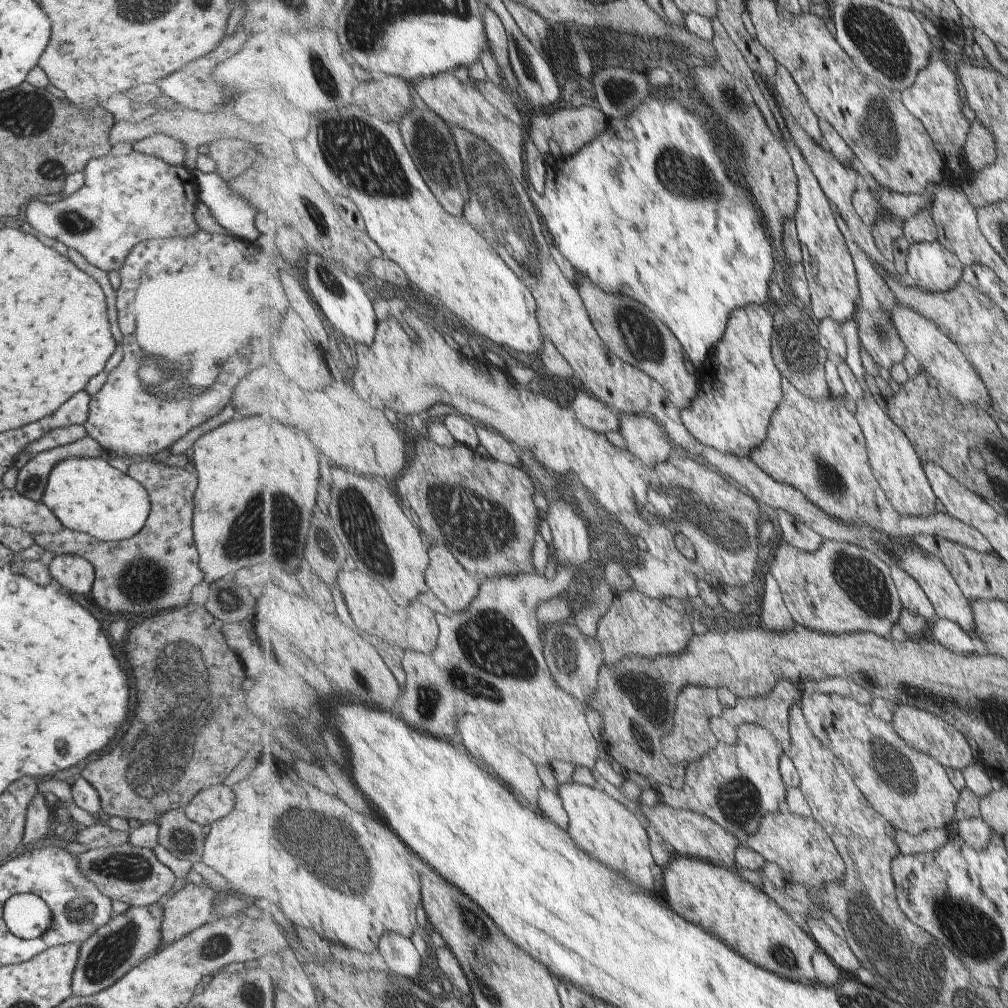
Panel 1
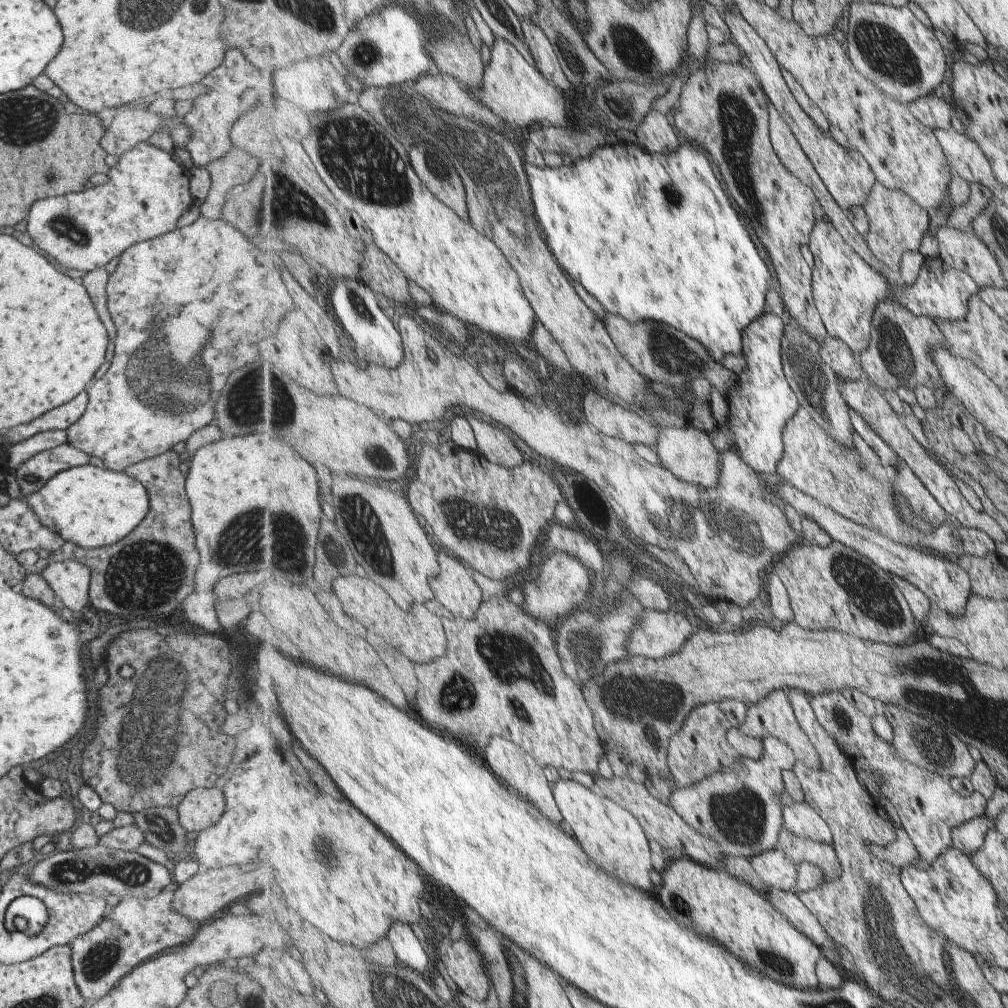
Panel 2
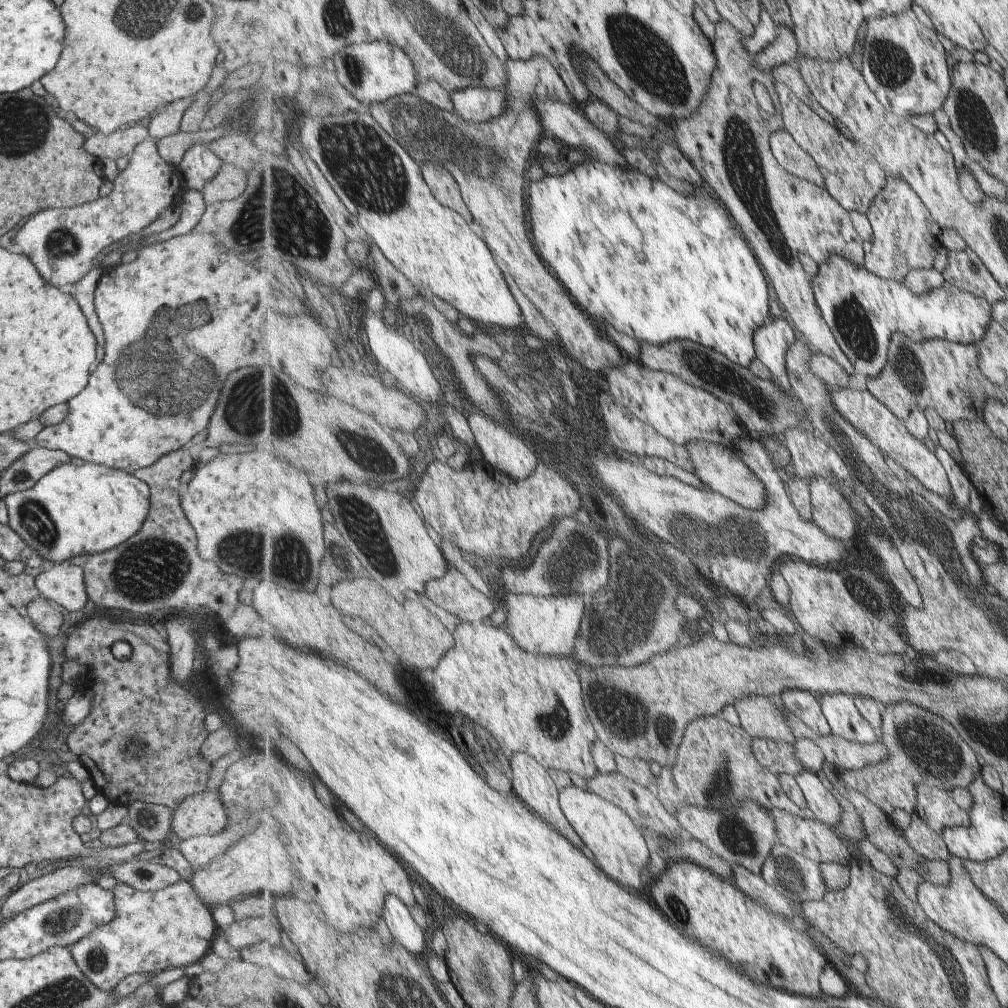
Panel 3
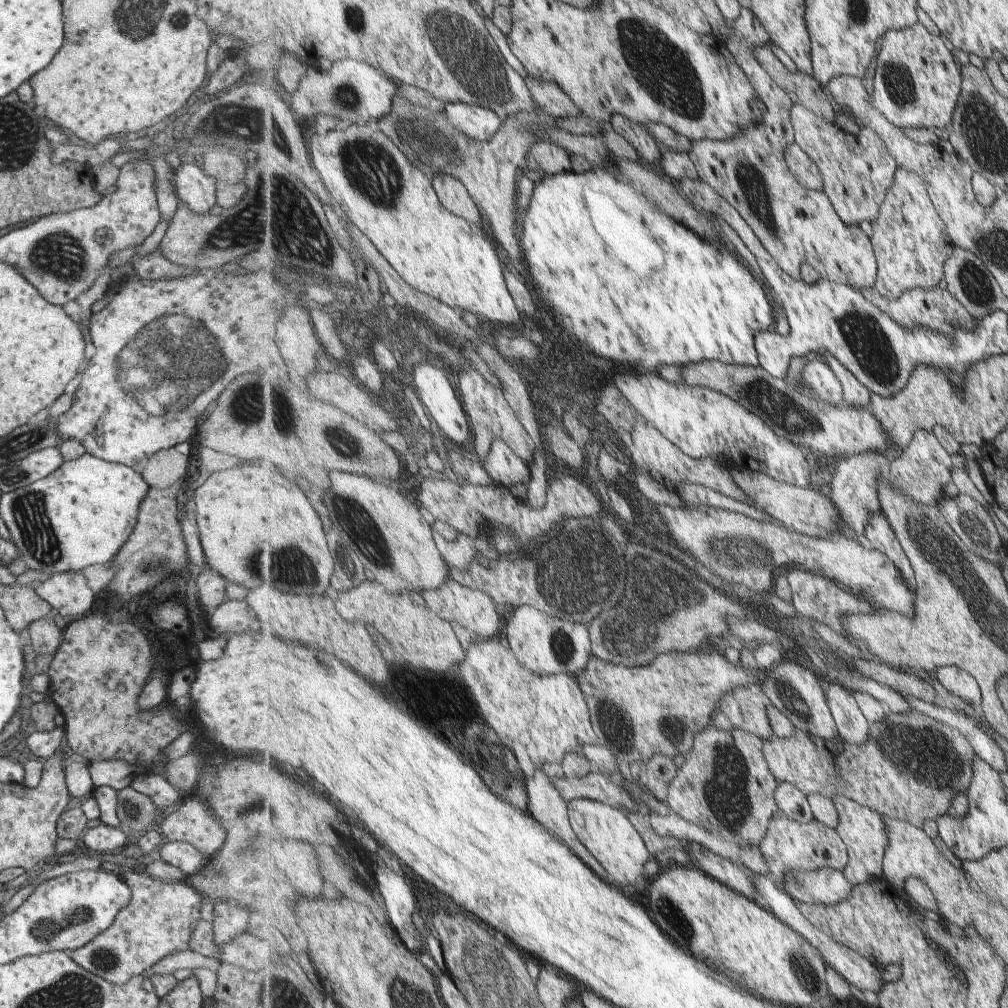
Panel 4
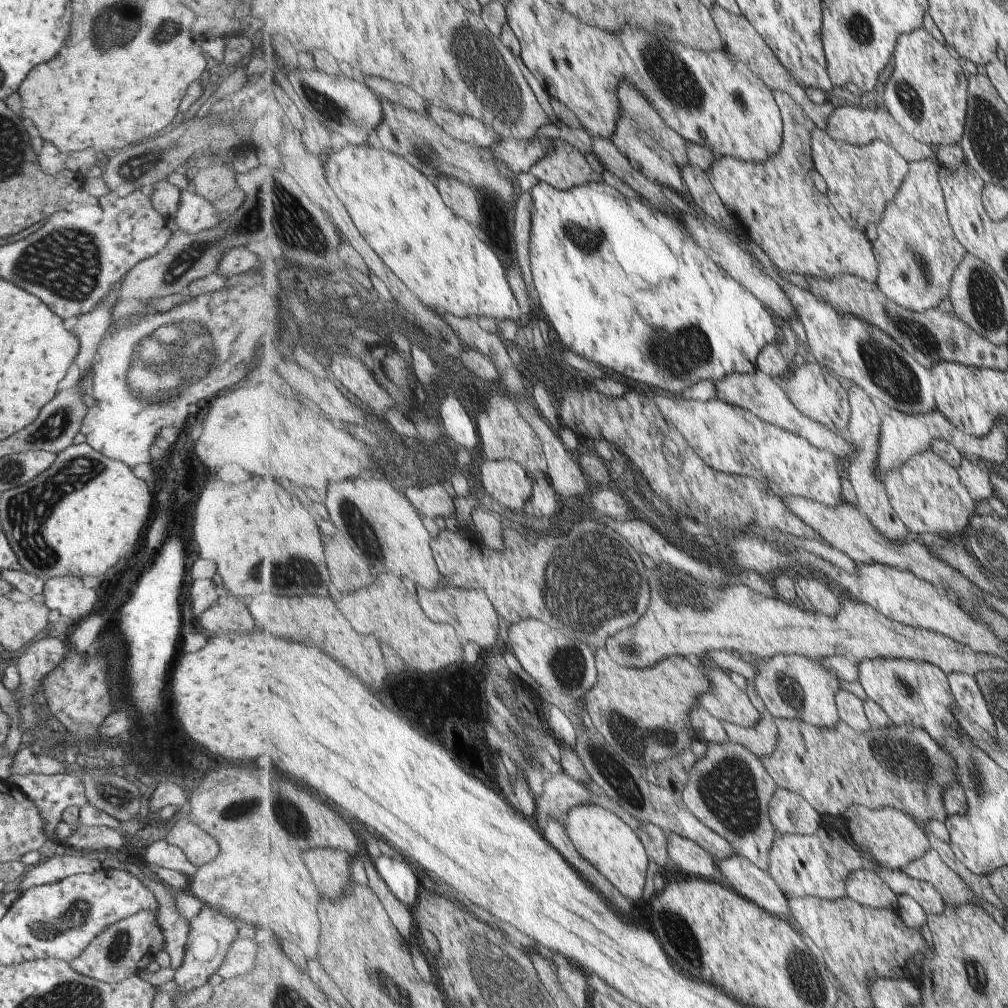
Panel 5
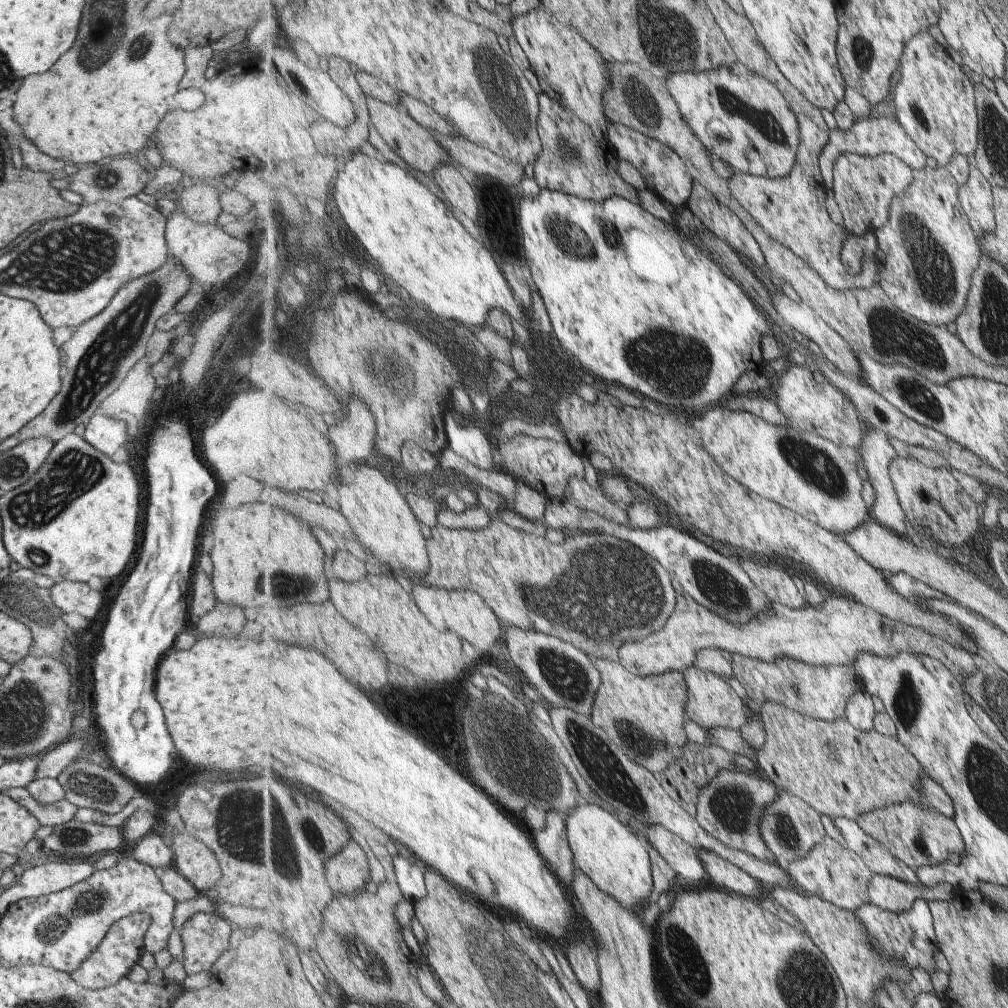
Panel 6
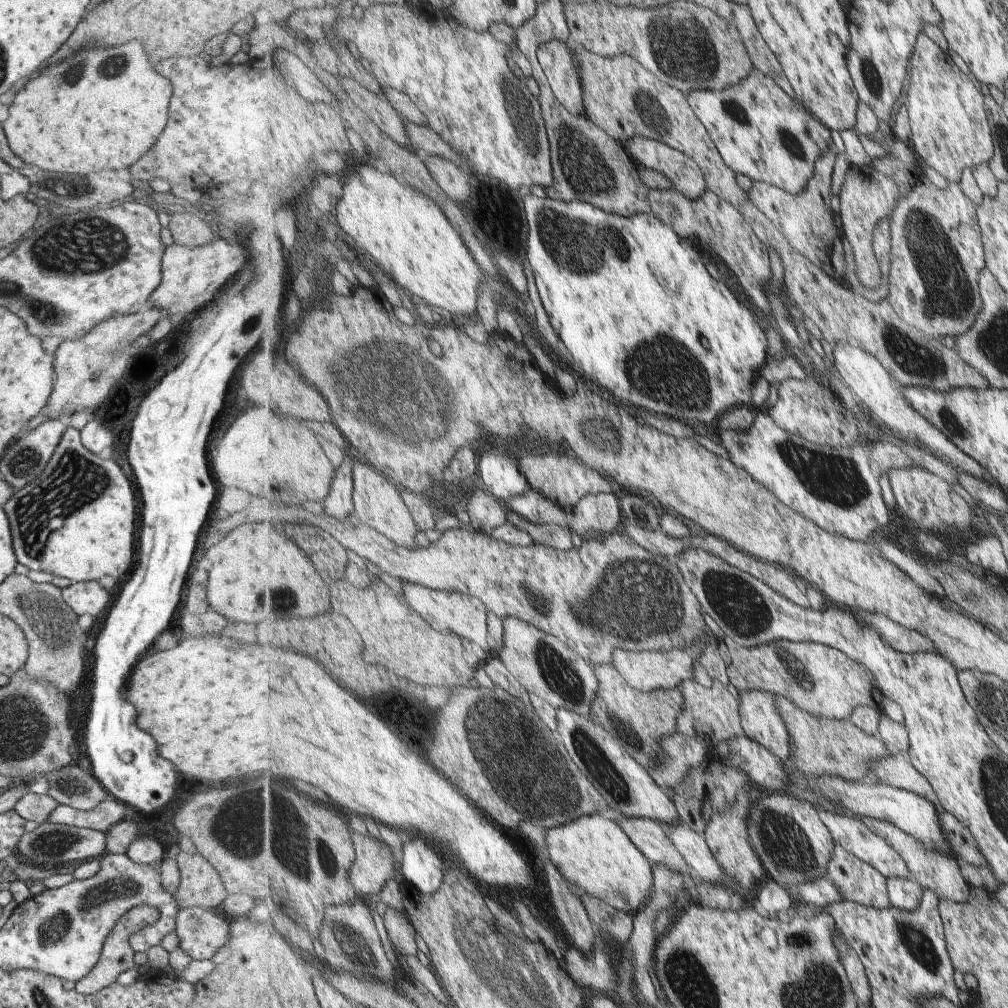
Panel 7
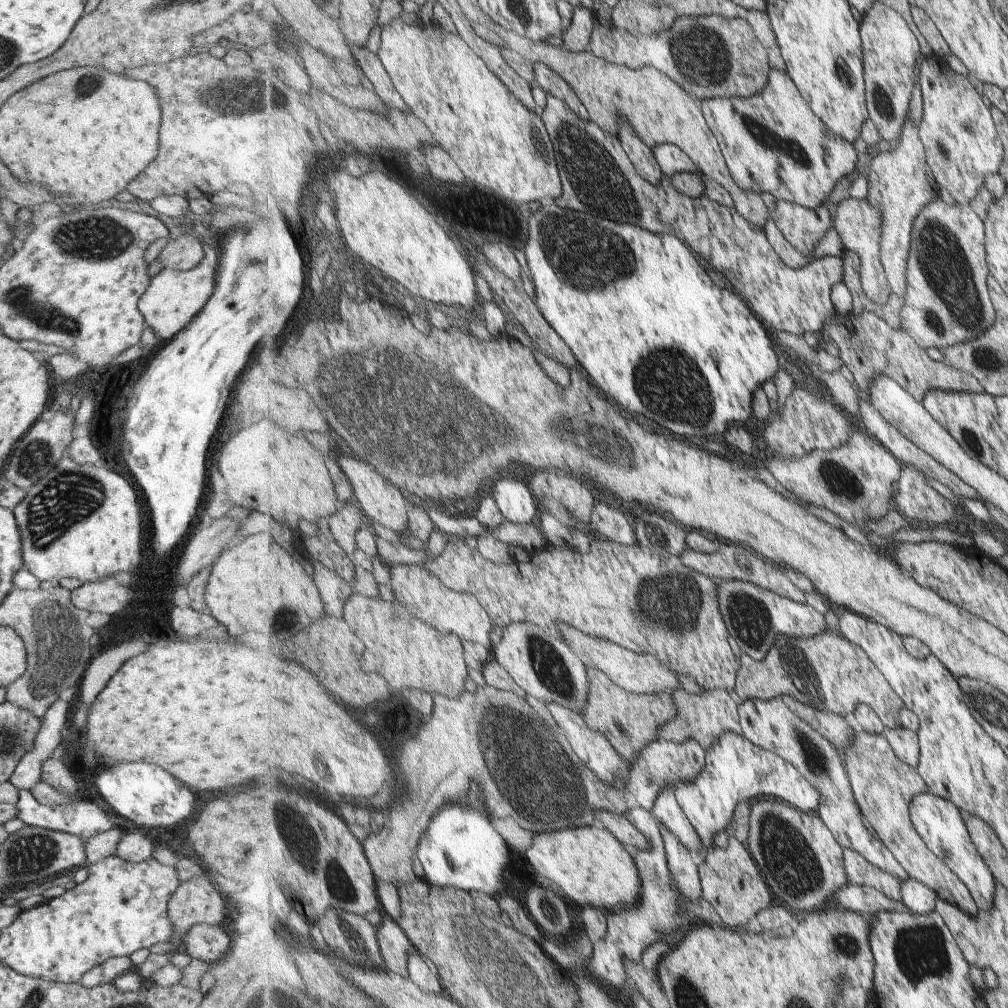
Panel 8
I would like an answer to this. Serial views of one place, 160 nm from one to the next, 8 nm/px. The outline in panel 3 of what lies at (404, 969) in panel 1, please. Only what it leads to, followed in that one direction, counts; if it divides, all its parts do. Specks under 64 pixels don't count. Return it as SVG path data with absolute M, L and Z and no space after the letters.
M397 895L386 898L383 917L393 938L403 943L407 950L413 954L419 954L425 950L427 940L421 926L415 922L409 908Z

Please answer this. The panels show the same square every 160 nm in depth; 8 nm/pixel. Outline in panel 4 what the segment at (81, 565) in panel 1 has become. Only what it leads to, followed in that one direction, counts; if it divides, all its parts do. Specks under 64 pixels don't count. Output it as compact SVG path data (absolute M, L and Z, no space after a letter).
M81 572L52 574L35 593L61 616L86 616L93 604L94 592L87 586Z

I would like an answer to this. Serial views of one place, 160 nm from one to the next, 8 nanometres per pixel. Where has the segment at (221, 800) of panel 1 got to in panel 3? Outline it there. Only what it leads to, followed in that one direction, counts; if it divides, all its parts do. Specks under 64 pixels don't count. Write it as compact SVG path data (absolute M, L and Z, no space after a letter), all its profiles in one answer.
M203 790L184 798L171 815L170 829L179 840L220 833L227 814L217 793Z

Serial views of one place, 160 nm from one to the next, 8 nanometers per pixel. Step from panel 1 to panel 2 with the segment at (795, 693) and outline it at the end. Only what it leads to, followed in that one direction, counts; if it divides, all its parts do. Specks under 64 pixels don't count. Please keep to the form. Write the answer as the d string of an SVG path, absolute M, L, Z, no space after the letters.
M775 689L773 692L769 692L767 698L749 705L747 708L747 718L745 718L745 722L738 729L743 734L753 738L775 737L784 740L794 750L799 762L806 764L813 770L822 770L821 755L813 744L812 738L800 726L786 690Z

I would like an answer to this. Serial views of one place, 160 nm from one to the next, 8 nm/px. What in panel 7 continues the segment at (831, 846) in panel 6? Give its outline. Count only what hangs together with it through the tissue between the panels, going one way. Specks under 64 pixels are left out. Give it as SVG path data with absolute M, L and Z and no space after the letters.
M836 844L828 876L842 890L844 898L878 909L892 906L888 877L856 854Z

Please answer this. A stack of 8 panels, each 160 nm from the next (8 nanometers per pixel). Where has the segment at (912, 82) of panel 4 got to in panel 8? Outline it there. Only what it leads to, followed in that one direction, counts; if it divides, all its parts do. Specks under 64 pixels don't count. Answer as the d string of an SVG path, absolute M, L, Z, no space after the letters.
M935 56L921 58L918 79L924 96L924 115L919 125L922 141L926 146L927 158L931 158L931 174L935 174L935 182L939 188L947 190L955 203L969 206L968 202L976 196L988 175L994 175L1002 163L1003 149L997 136L991 115L979 94L964 76L954 73L947 66L941 66Z

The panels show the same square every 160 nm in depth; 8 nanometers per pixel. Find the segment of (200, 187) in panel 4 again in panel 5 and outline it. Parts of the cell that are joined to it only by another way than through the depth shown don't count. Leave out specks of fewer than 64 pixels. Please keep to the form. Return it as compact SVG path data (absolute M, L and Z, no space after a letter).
M188 188L180 193L173 220L168 224L172 229L193 234L217 226L220 220L211 203L204 201Z

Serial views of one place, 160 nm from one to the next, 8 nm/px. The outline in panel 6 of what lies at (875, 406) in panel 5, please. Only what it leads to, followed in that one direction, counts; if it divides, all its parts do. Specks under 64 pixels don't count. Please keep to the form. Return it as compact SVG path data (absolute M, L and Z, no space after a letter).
M867 427L866 429L867 432L859 452L861 452L861 456L863 456L862 461L865 464L865 468L868 470L868 479L875 493L875 502L871 508L871 517L873 520L878 521L883 526L897 532L899 535L906 536L906 514L897 496L897 491L895 490L894 482L890 475L891 463L893 459L897 457L895 441L889 439L883 431L871 427Z

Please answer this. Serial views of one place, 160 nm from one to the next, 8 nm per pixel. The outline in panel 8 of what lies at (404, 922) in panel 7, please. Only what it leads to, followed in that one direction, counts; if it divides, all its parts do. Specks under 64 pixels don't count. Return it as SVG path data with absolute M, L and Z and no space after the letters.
M389 914L382 915L382 922L377 928L377 940L385 960L385 969L409 978L407 952L412 950L413 942Z

